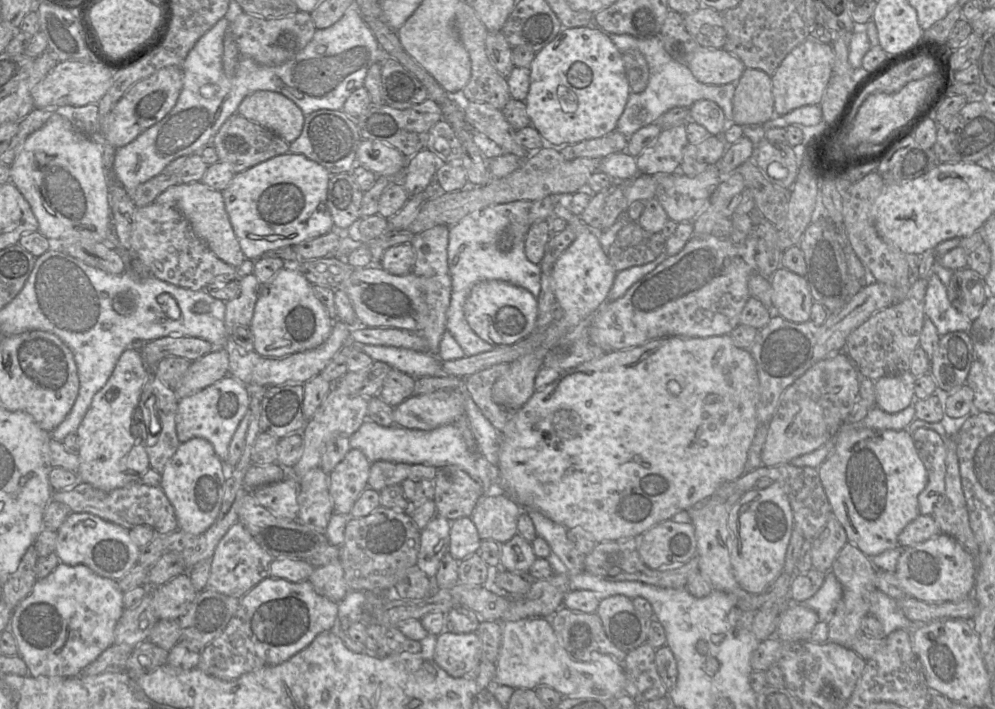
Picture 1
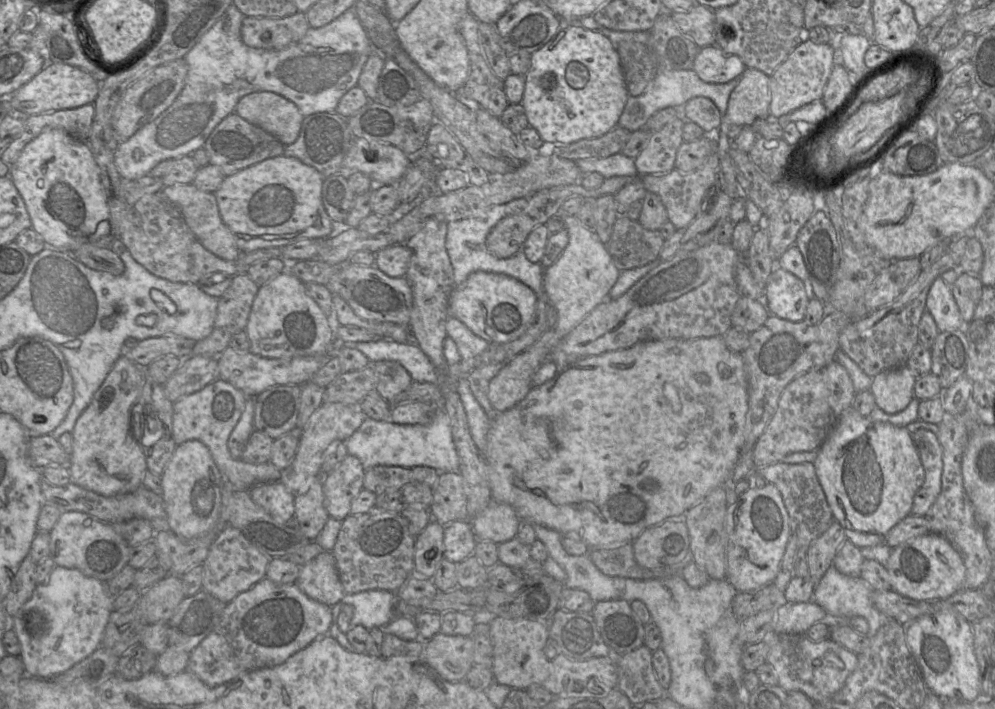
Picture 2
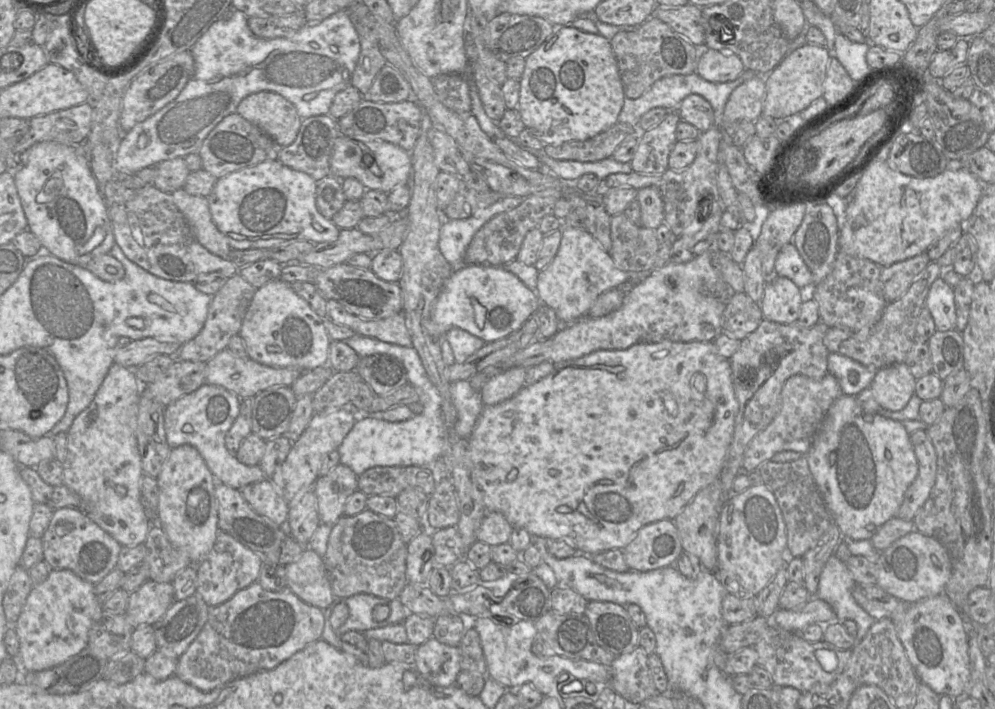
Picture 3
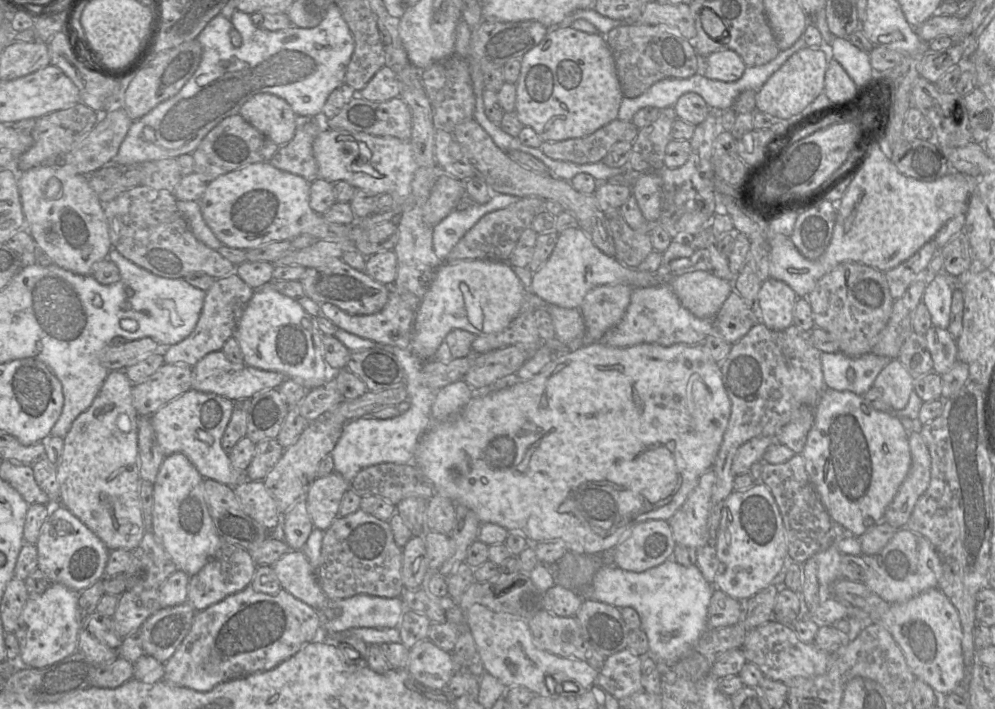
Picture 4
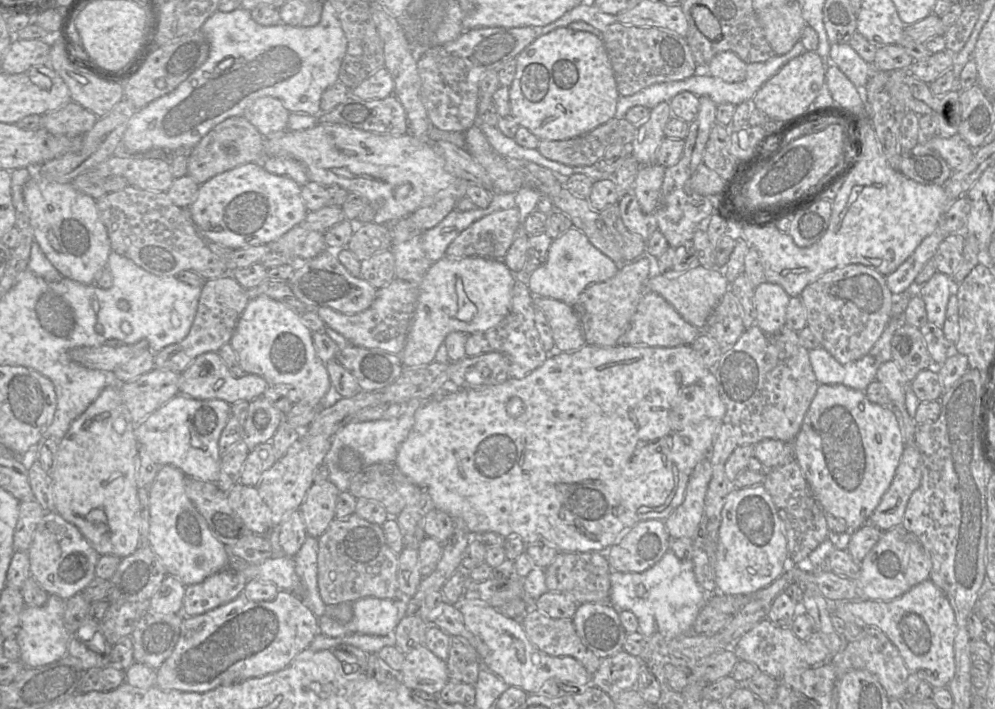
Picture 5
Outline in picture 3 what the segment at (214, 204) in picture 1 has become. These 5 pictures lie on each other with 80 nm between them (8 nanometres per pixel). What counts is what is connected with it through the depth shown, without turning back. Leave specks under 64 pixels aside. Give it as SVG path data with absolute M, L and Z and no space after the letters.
M183 188L171 195L196 240L212 254L228 258L232 248L212 219L207 197L191 195Z

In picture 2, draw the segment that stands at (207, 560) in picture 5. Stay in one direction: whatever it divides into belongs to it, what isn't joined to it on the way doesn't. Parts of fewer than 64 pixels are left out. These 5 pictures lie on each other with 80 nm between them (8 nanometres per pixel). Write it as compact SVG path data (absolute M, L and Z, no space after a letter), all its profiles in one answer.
M199 440L176 446L161 474L163 498L169 529L181 538L191 539L209 530L218 521L223 505L224 477L216 466L208 447Z

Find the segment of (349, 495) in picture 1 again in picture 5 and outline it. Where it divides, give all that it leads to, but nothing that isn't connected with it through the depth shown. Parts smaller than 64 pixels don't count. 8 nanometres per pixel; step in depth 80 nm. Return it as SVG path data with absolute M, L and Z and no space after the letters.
M329 480L312 484L298 508L308 536L320 537L335 518L335 507L340 491Z

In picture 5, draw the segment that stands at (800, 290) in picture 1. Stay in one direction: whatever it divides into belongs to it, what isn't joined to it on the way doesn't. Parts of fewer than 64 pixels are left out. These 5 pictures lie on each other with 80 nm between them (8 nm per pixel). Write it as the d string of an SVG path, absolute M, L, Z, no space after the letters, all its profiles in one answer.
M763 282L755 288L756 325L766 333L785 326L790 296L778 284Z

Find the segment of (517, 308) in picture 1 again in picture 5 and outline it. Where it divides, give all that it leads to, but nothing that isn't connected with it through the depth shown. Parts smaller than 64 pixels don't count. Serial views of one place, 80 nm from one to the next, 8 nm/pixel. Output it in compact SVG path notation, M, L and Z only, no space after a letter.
M444 256L432 263L418 286L419 295L415 314L400 355L404 367L426 366L435 361L435 355L446 336L453 331L472 334L498 324L509 312L515 275L503 260L482 257L449 258Z

